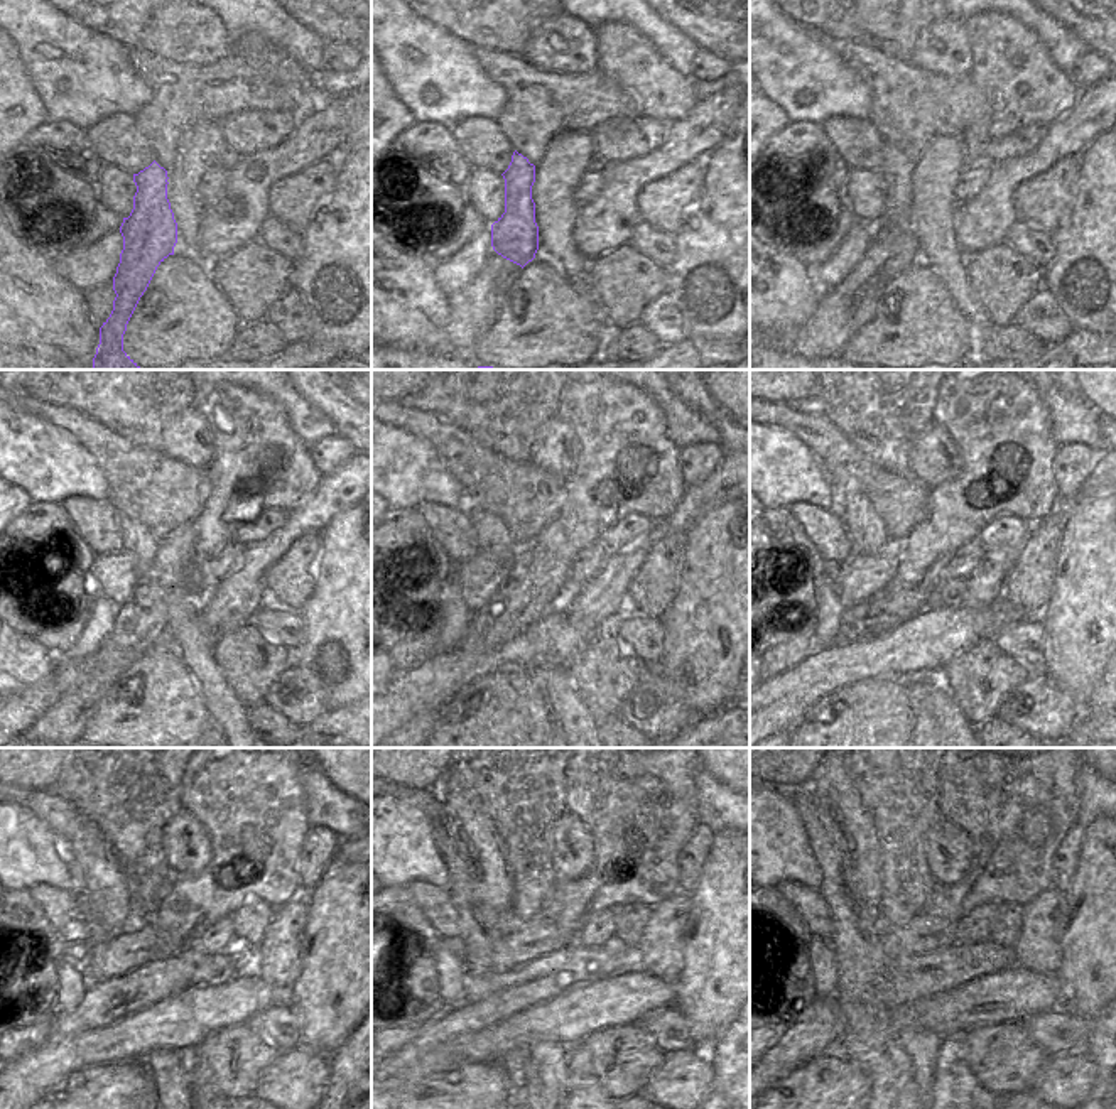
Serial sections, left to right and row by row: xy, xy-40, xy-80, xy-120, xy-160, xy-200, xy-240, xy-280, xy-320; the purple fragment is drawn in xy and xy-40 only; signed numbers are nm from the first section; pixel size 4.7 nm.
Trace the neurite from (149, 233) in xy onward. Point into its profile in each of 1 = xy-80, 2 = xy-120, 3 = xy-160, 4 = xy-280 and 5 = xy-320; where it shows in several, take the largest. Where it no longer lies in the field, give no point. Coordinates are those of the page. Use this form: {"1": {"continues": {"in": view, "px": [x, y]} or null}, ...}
{"1": {"continues": {"in": "xy-80", "px": [897, 171]}}, "2": {"continues": {"in": "xy-120", "px": [139, 542]}}, "3": {"continues": {"in": "xy-160", "px": [493, 539]}}, "4": {"continues": {"in": "xy-280", "px": [470, 827]}}, "5": {"continues": {"in": "xy-320", "px": [845, 817]}}}

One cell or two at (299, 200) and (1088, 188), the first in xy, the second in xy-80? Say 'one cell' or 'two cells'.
two cells

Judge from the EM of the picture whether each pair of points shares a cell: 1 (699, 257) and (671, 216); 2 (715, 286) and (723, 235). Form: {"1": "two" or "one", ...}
{"1": "two", "2": "one"}

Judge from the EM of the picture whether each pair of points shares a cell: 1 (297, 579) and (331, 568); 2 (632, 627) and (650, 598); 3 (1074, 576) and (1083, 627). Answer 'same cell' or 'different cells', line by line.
1: different cells
2: different cells
3: same cell

